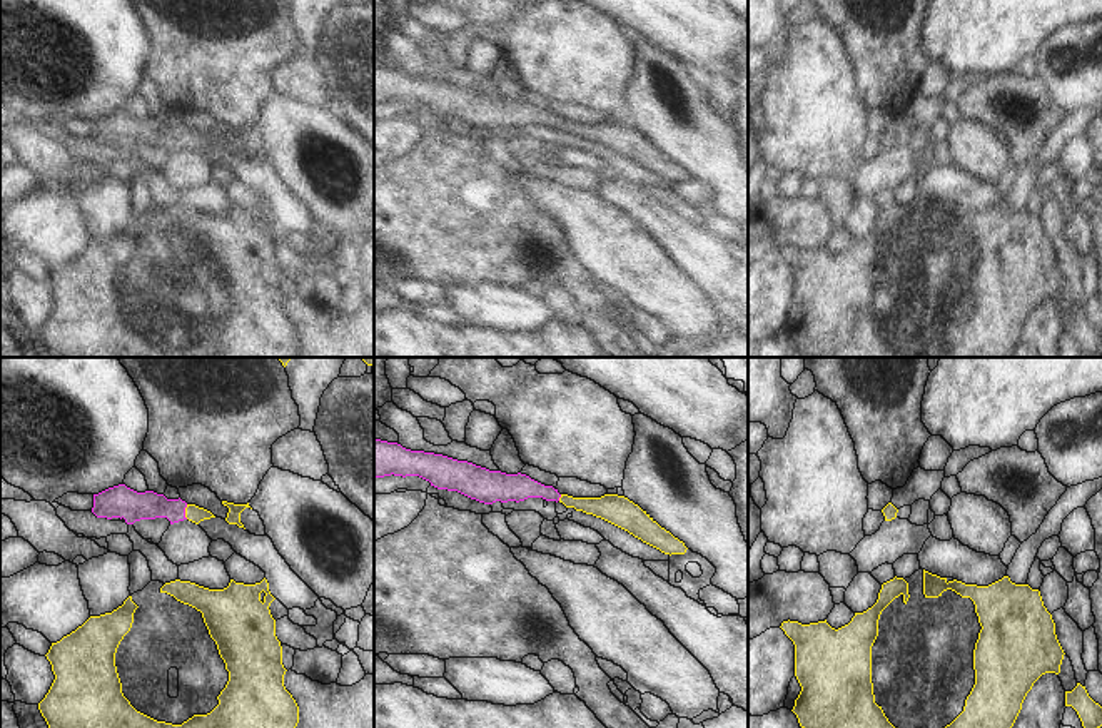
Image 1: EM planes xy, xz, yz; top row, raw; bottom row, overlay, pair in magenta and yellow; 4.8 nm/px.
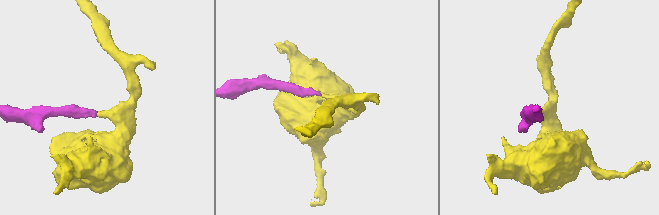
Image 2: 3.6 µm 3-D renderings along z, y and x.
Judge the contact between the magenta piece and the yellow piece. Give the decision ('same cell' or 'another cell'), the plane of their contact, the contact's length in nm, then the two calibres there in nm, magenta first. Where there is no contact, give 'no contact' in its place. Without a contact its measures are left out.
same cell; meets magenta in xy; contact 70 nm long; 150 nm thick on the magenta side, 80 nm on the other

